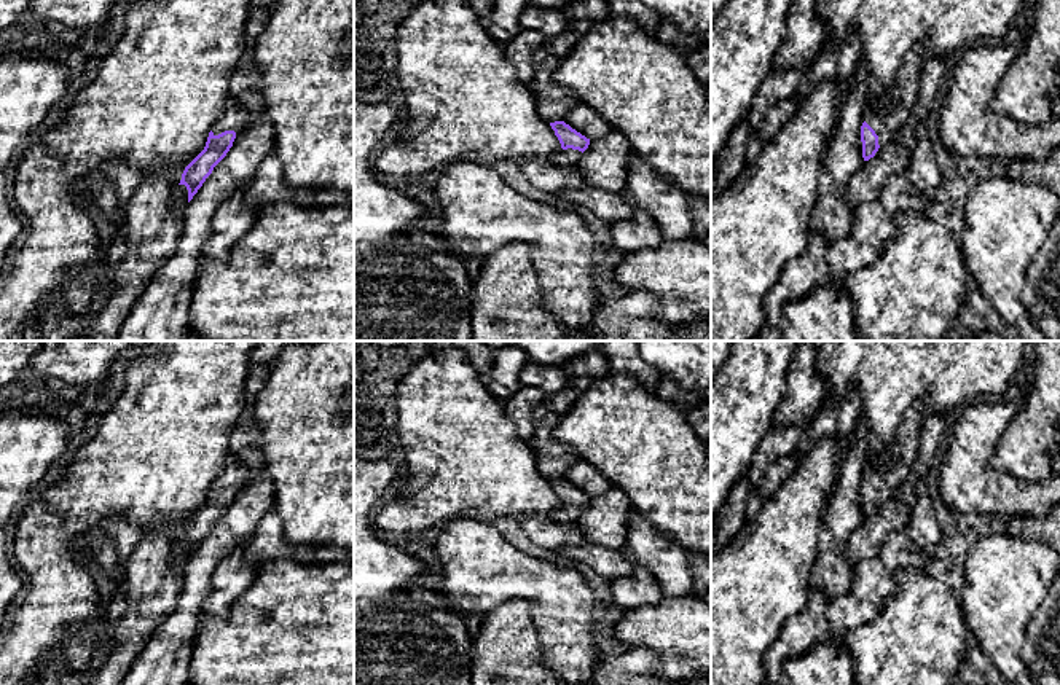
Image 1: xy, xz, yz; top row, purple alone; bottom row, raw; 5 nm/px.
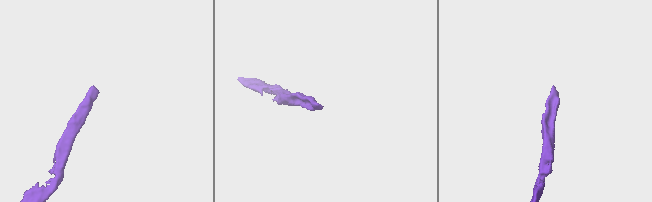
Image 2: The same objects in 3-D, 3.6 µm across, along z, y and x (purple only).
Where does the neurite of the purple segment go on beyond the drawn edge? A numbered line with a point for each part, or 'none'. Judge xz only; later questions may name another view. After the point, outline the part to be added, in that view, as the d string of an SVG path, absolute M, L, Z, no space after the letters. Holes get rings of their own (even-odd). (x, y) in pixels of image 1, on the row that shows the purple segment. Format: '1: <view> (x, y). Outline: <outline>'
1: xz (569, 156). Outline: M567 148L553 155L550 159L558 166L575 166L580 156L582 156L582 151Z

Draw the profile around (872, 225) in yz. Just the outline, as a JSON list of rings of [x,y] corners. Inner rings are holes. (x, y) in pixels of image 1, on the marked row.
[[[905,172],[889,175],[880,198],[856,209],[848,236],[829,247],[830,285],[843,288],[848,272],[864,268],[880,253],[881,245],[896,233],[897,212],[926,212],[929,202],[931,199],[912,185]]]

